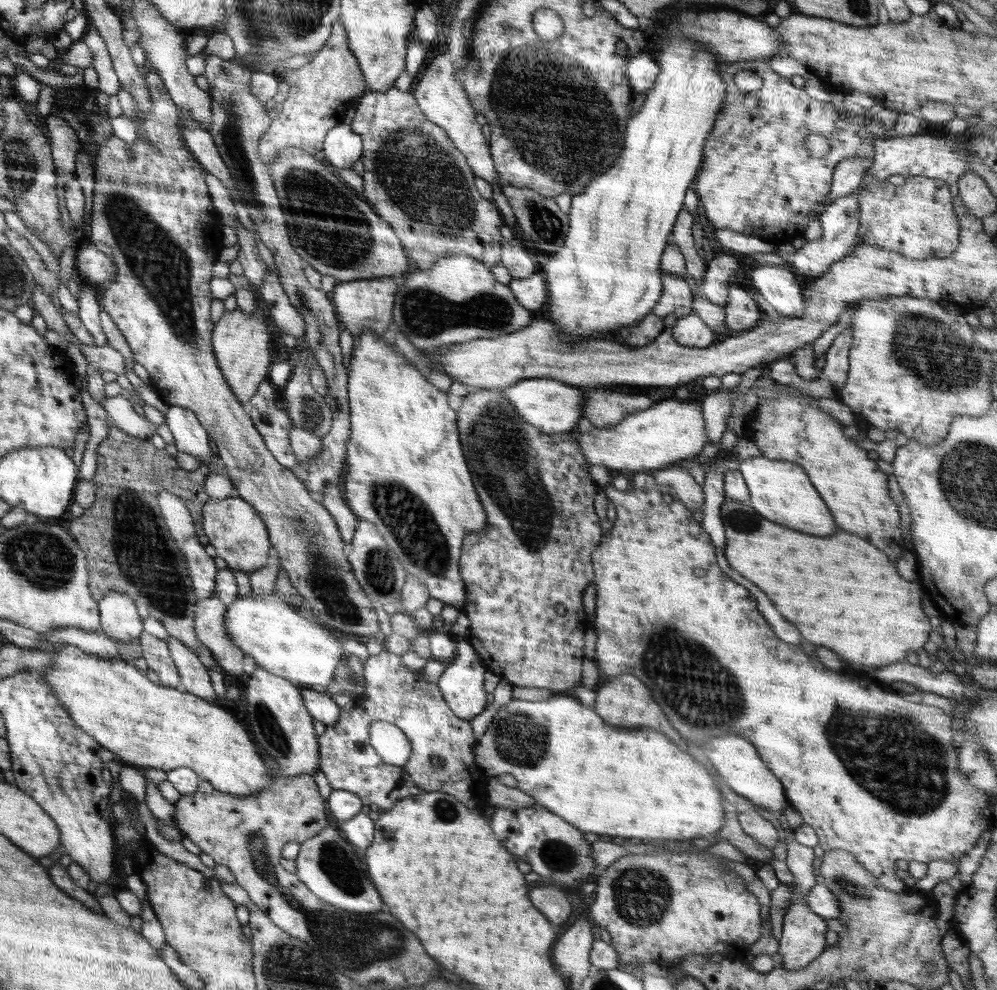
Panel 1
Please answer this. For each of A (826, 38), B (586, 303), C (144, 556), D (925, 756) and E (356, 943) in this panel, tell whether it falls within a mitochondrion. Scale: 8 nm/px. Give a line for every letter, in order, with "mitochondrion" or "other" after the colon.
A: other
B: other
C: mitochondrion
D: mitochondrion
E: mitochondrion

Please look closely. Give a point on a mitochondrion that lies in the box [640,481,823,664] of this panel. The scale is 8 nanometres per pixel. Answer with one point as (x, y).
(740, 520)

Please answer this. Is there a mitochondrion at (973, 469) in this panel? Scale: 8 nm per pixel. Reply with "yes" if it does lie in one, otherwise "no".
yes

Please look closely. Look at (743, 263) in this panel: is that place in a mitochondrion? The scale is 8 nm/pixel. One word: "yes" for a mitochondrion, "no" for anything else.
no

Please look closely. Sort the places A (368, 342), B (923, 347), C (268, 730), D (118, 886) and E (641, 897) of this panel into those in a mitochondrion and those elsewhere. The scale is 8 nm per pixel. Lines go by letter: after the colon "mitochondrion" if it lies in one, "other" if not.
A: other
B: mitochondrion
C: mitochondrion
D: other
E: mitochondrion

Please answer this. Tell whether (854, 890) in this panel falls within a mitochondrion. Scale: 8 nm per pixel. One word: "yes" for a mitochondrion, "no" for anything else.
yes

